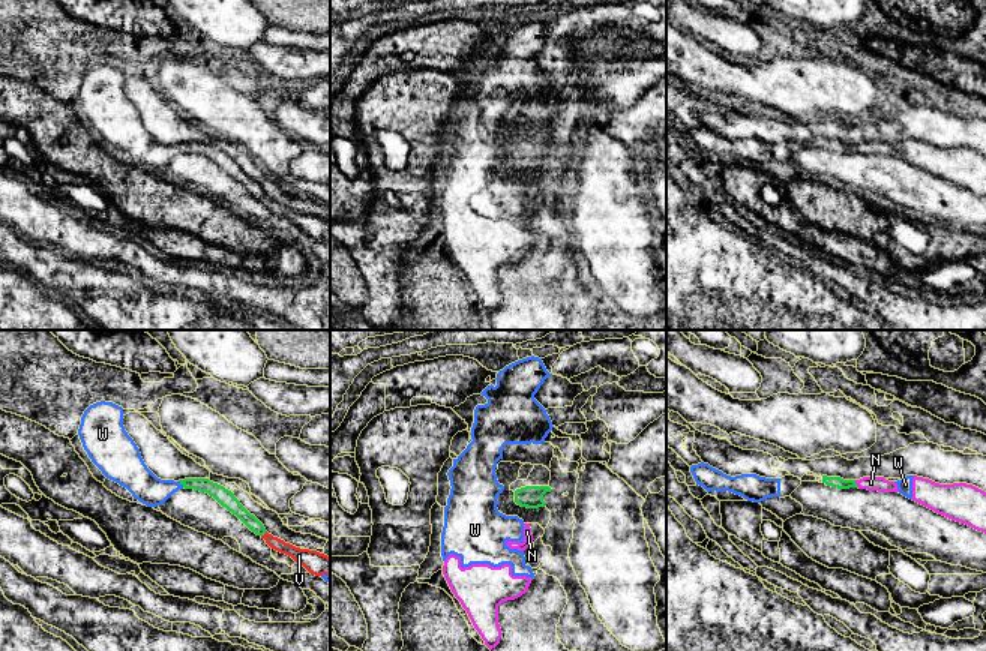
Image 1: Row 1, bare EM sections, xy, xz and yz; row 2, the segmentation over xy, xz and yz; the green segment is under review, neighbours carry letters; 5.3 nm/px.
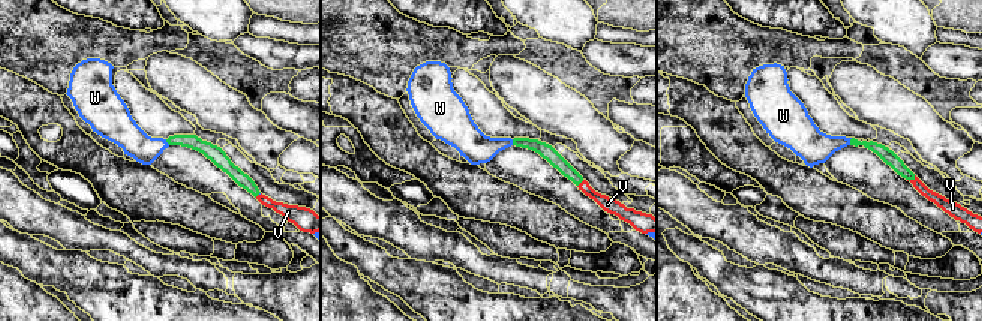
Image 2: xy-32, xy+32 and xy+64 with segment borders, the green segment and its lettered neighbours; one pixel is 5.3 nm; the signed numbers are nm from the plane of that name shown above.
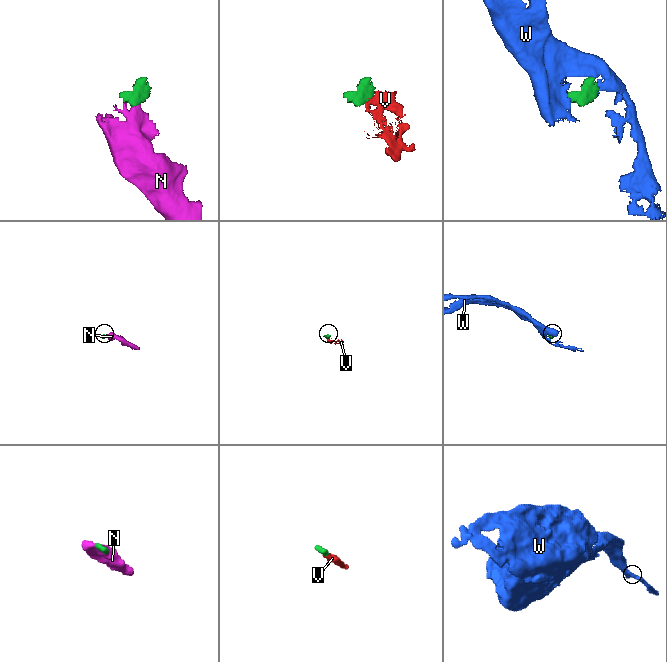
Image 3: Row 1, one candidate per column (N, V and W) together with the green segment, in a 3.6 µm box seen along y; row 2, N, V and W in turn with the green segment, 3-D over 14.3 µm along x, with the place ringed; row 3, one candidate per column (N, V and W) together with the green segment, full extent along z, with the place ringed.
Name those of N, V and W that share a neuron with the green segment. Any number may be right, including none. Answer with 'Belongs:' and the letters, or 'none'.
Belongs: N, V, W

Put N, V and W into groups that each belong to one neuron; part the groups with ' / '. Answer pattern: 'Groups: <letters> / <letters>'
Groups: N V W

